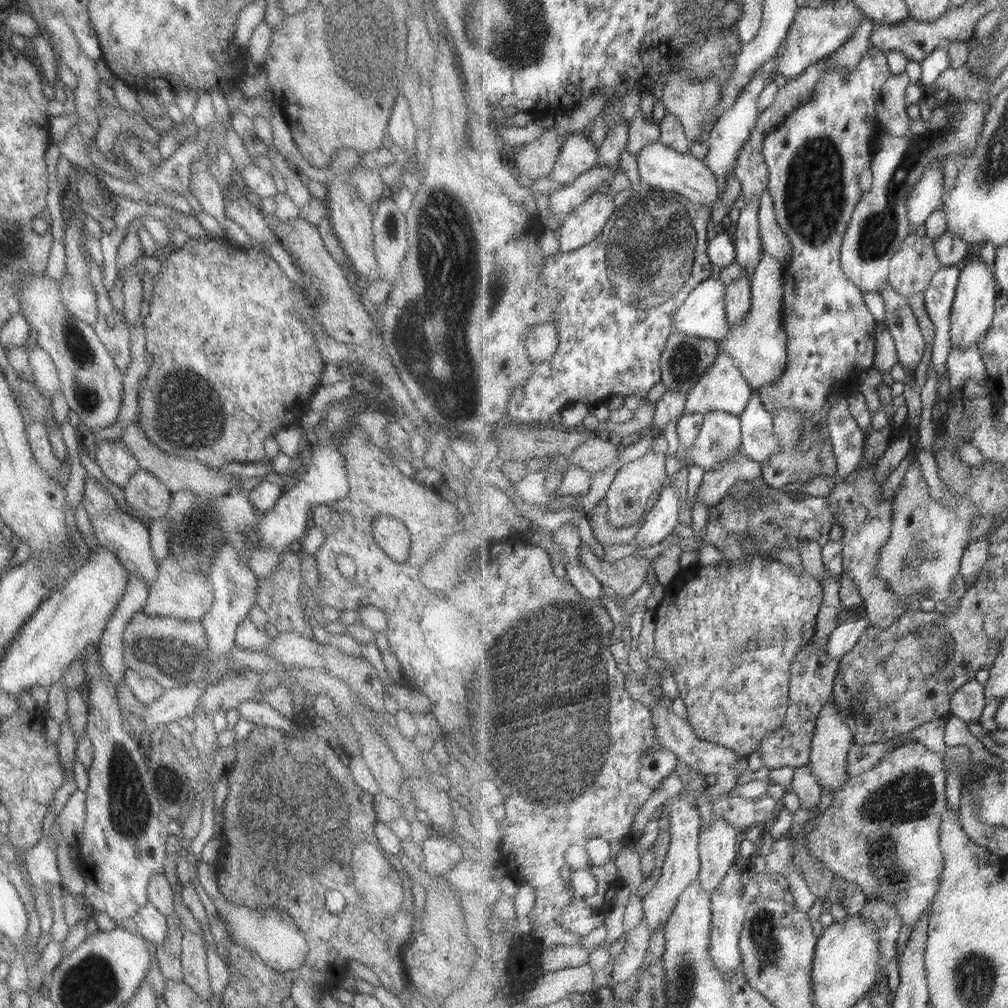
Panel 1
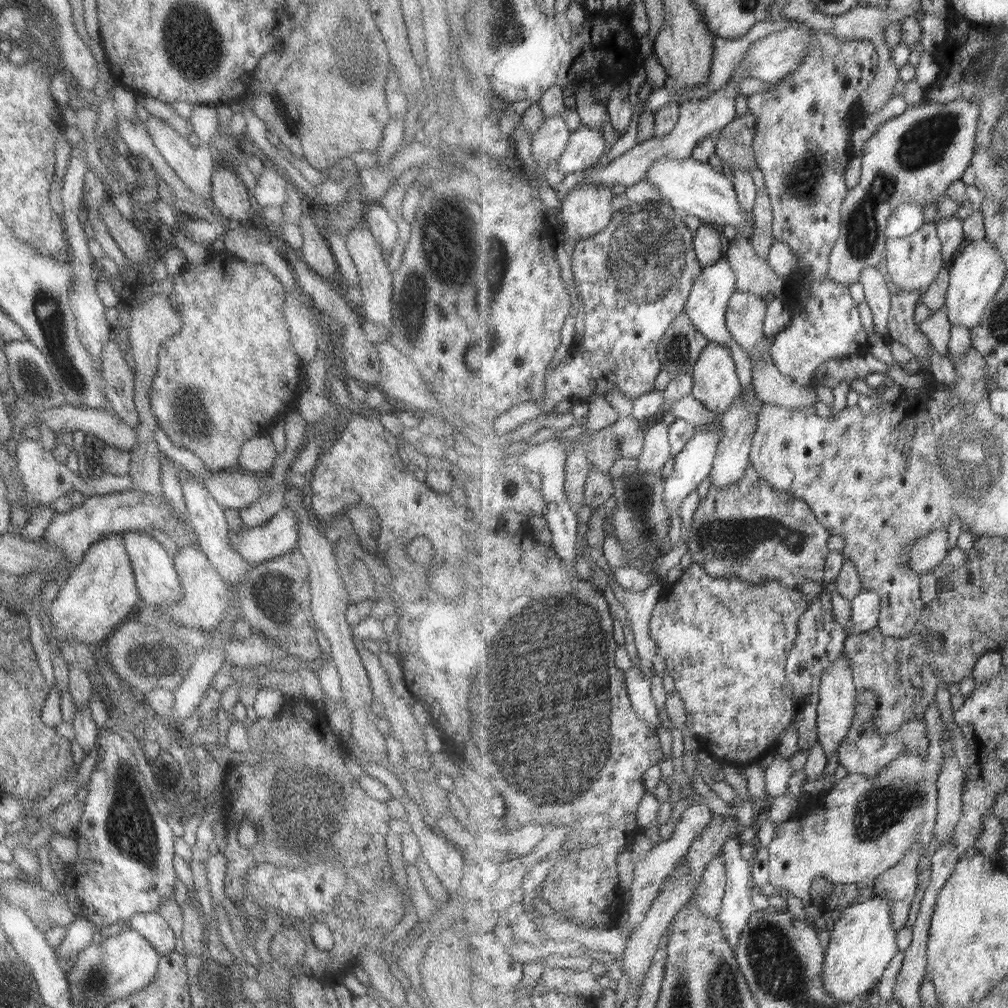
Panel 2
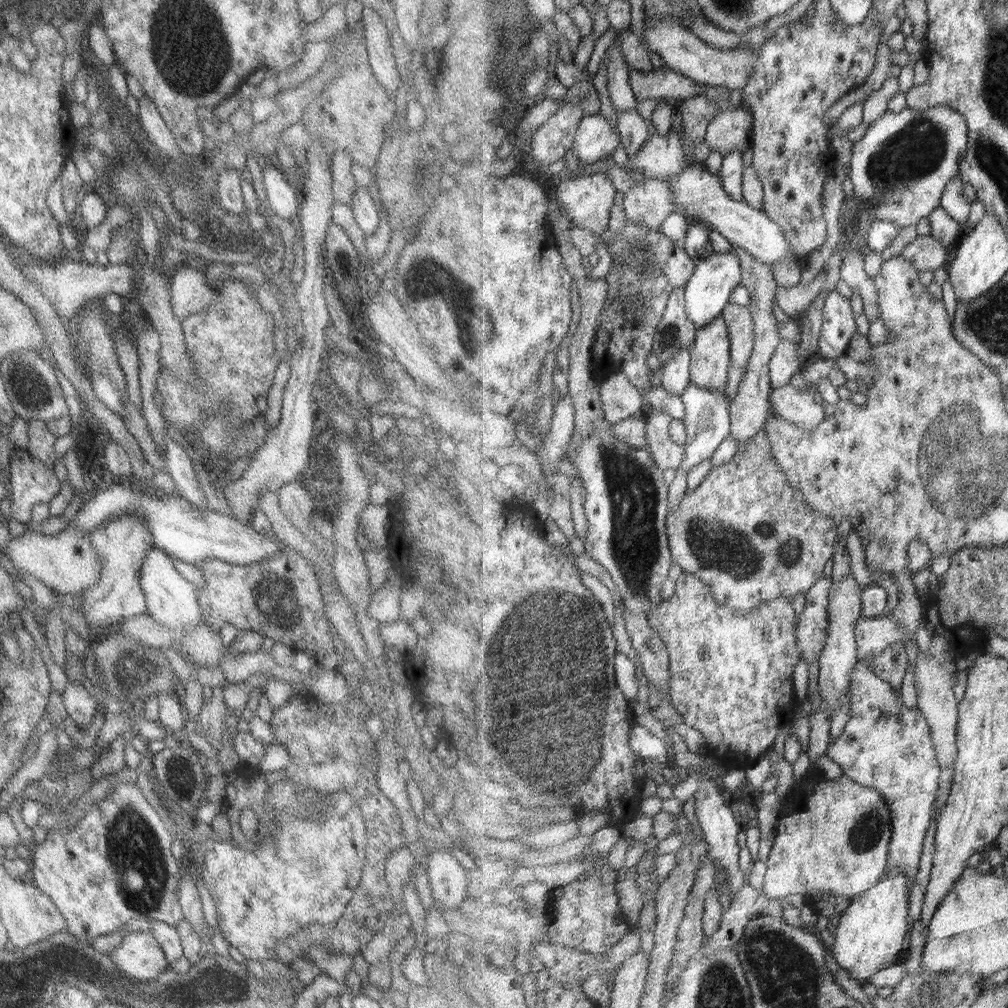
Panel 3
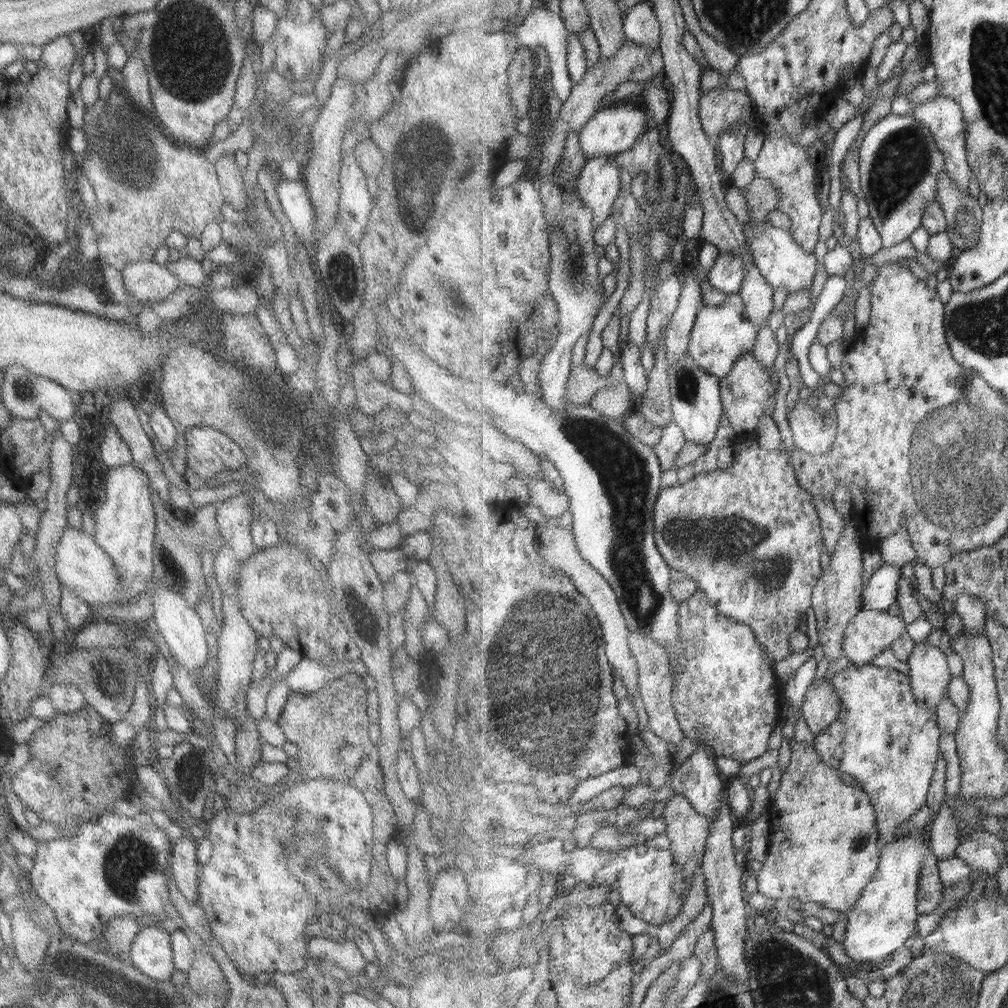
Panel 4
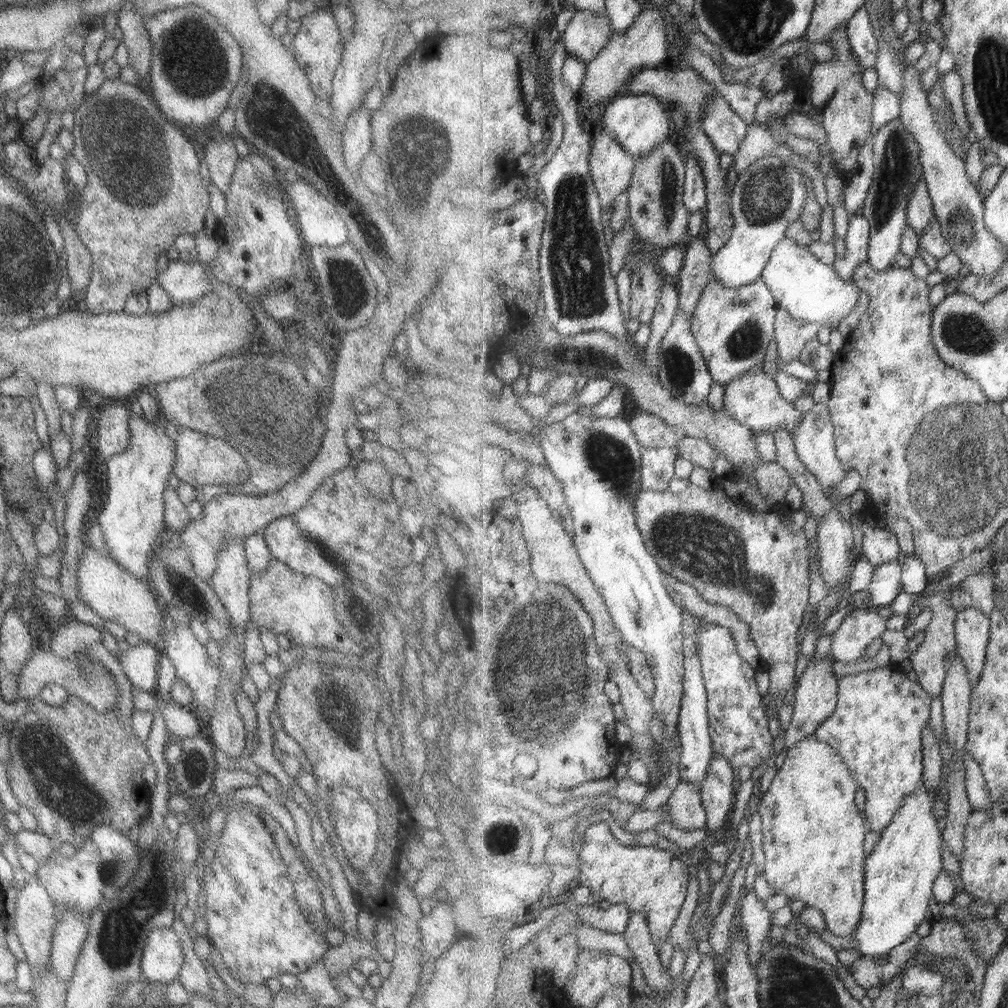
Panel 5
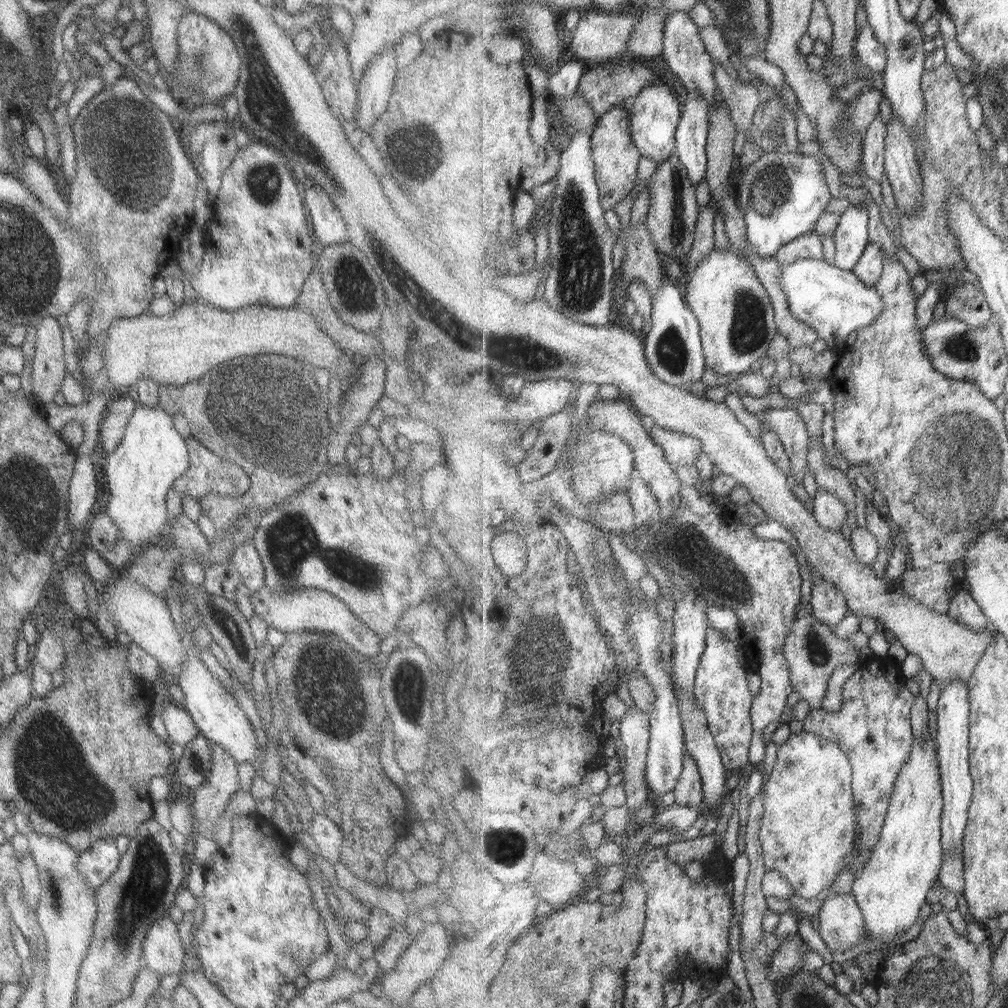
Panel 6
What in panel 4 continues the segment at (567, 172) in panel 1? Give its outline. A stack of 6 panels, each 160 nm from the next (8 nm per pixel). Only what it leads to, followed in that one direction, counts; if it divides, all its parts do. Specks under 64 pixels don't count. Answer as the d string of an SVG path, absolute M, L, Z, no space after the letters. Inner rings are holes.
M622 102L605 110L599 110L597 114L591 118L591 121L589 121L589 123L577 134L583 160L598 156L615 156L629 151L638 144L641 137L649 130L649 123L654 124L650 120L649 112L643 110L639 104Z

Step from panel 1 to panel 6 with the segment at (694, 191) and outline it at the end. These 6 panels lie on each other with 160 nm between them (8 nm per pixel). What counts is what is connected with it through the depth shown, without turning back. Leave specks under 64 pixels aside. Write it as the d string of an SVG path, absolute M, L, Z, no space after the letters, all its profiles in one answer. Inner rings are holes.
M823 259L798 260L782 266L780 275L781 288L787 293L791 312L829 342L833 352L844 346L853 332L857 334L871 326L885 310L885 301L875 287L866 285L854 271L842 270Z

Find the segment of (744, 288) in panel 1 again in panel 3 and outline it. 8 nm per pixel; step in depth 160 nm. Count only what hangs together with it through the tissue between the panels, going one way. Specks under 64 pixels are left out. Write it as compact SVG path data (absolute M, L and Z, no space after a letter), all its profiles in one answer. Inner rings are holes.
M729 303L722 316L730 328L731 337L733 362L730 364L729 383L725 390L727 398L731 401L737 396L754 350L754 322L750 307L735 303Z

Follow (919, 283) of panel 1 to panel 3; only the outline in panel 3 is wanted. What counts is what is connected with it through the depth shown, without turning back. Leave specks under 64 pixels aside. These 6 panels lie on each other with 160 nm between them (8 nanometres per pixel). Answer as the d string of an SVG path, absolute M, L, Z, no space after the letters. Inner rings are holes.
M929 233L917 235L899 255L911 261L919 270L933 271L947 264L947 253L945 243Z

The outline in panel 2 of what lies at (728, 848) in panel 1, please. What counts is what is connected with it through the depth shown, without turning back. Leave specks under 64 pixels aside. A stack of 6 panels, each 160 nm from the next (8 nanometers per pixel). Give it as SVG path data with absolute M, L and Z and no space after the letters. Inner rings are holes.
M720 852L720 856L715 857L702 874L702 883L696 896L696 904L707 916L718 919L726 893L727 879L726 860Z

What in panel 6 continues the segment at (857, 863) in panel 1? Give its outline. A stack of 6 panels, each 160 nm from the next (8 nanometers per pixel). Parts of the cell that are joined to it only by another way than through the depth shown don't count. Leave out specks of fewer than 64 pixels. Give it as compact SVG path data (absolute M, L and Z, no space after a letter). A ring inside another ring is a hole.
M805 730L800 733L792 733L790 737L777 748L777 756L773 770L770 772L768 778L764 780L764 807L765 814L762 818L762 828L760 839L764 848L764 857L766 860L766 867L769 871L777 871L783 875L794 888L796 892L796 899L798 902L811 900L817 894L829 890L835 882L835 878L839 876L842 869L845 869L846 856L854 852L855 848L855 827L857 820L854 813L854 806L856 800L853 798L853 765L847 756L847 753L837 744L823 738L822 736L807 732ZM852 892L849 895L841 893L826 897L817 916L820 922L818 934L831 950L830 952L845 952L859 945L867 934L866 917Z

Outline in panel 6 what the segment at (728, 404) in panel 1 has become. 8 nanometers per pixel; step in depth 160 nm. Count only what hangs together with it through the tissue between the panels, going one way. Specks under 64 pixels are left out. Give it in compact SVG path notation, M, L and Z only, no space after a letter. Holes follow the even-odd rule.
M713 249L701 259L701 262L696 264L690 274L690 279L682 283L682 287L685 291L686 303L690 305L691 310L700 320L706 366L716 372L721 381L724 381L727 375L749 372L750 366L758 358L766 356L769 344L778 332L774 304L770 293L756 275L755 269L742 255L732 249Z

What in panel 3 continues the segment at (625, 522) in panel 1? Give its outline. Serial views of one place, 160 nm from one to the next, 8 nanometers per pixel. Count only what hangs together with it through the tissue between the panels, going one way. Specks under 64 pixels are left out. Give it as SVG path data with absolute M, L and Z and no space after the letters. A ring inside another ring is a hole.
M651 409L643 416L646 419L648 436L647 450L654 456L655 462L662 470L679 468L686 459L683 446L678 445L671 436L670 424L674 418L669 411Z

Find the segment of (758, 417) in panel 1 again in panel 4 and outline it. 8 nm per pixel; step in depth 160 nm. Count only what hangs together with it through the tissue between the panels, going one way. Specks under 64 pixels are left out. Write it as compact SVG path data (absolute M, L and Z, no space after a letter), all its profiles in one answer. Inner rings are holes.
M719 252L706 278L717 291L734 295L741 292L746 282L746 273L746 260L741 255Z

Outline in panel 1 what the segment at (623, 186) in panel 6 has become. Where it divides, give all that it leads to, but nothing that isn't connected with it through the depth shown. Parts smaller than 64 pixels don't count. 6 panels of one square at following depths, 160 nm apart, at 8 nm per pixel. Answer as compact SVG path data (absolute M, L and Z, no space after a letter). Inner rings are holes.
M600 192L568 215L559 232L559 250L571 252L591 244L618 211L611 197Z

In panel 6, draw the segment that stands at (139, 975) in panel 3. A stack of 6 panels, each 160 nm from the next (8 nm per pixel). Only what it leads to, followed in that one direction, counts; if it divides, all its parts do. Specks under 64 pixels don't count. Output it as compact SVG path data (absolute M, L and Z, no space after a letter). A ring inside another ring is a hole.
M168 916L150 924L140 954L144 969L159 976L176 974L188 955L183 953L175 923Z

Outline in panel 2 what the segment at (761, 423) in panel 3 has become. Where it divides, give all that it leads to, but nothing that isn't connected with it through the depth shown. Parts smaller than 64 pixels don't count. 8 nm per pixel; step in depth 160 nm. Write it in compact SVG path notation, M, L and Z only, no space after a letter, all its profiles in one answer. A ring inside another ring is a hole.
M742 390L741 396L735 399L734 406L721 414L725 434L721 439L719 450L714 460L714 467L710 477L712 485L725 489L730 484L735 484L740 478L743 478L747 467L751 464L750 452L755 431L758 429L757 423L760 420L762 405L763 402L759 399L759 403L750 410L750 404L746 401L745 396L743 396Z

